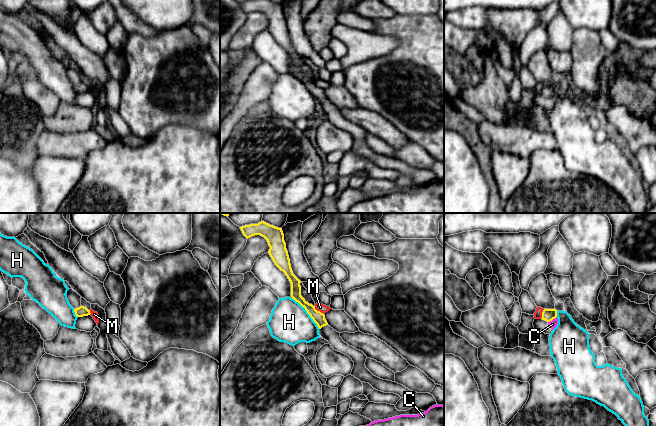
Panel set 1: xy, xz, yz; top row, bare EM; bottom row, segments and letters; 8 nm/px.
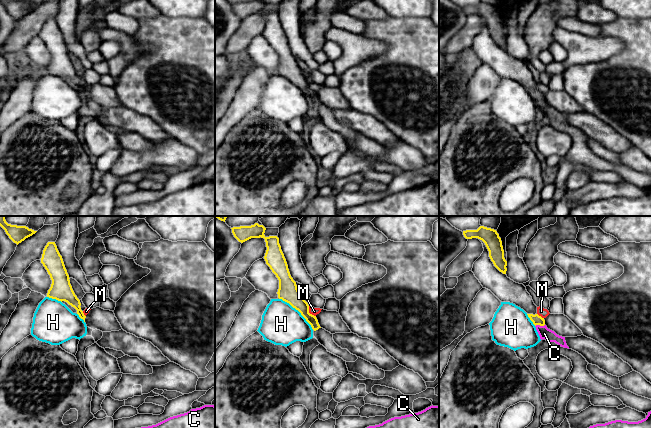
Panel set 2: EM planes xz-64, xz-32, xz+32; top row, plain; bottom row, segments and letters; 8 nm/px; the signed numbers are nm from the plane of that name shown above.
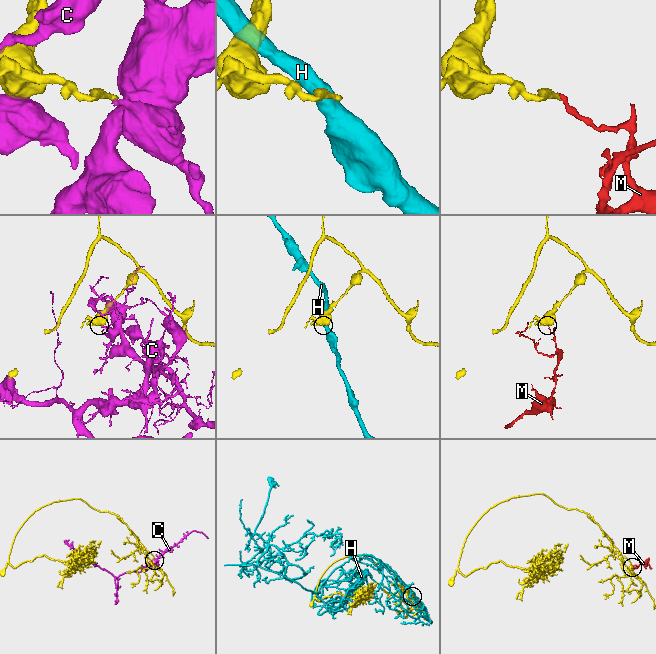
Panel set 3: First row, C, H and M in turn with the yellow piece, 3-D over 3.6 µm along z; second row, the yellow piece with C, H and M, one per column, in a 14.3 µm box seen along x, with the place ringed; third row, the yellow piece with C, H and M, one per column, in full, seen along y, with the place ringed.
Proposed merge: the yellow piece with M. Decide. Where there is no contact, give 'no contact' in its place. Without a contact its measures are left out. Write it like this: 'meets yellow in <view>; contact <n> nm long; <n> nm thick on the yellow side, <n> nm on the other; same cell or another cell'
meets yellow in xz; contact 100 nm long; 100 nm thick on the yellow side, 70 nm on the other; another cell

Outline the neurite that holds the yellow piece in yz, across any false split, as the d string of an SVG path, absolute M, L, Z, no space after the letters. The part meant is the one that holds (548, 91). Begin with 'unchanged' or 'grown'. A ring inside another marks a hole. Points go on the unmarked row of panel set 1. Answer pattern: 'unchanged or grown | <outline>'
unchanged | M544 85L542 88L542 96L547 98L552 97L557 93L557 86L556 85Z

